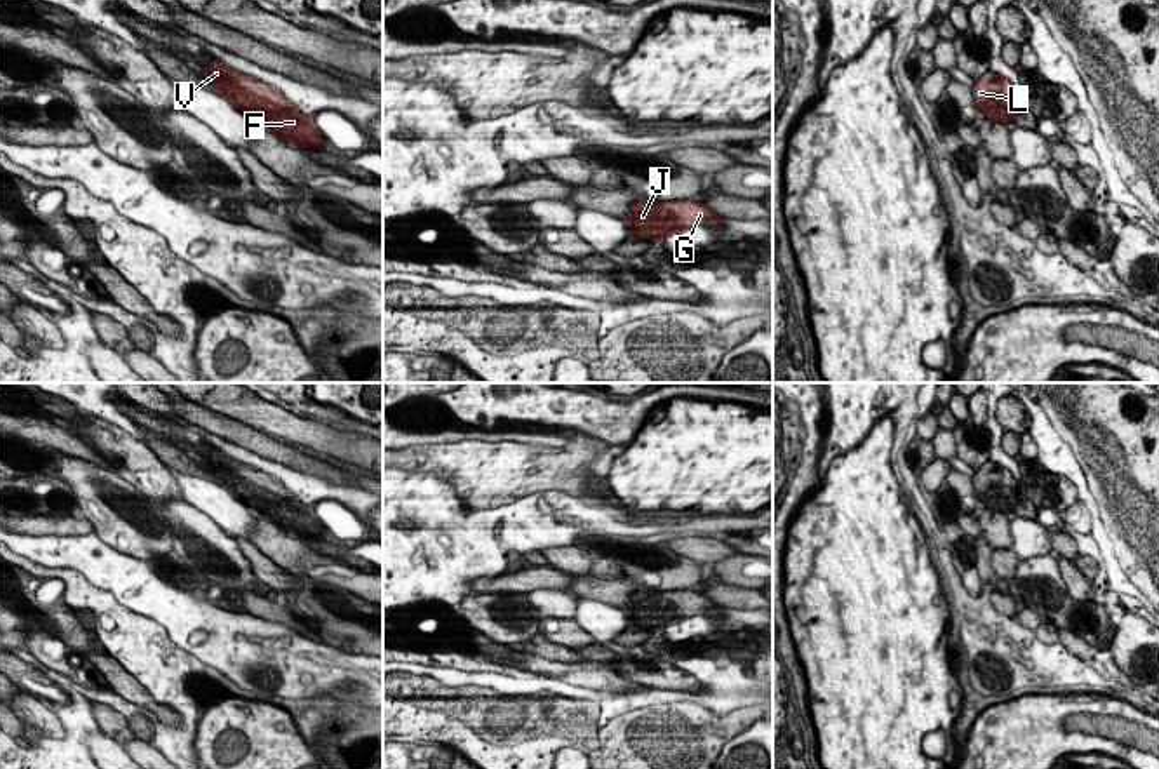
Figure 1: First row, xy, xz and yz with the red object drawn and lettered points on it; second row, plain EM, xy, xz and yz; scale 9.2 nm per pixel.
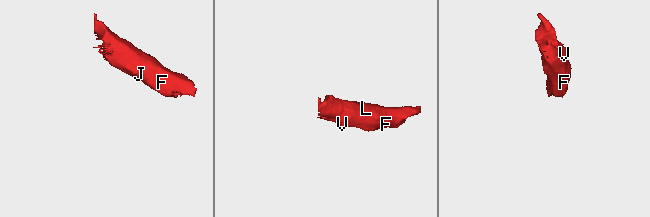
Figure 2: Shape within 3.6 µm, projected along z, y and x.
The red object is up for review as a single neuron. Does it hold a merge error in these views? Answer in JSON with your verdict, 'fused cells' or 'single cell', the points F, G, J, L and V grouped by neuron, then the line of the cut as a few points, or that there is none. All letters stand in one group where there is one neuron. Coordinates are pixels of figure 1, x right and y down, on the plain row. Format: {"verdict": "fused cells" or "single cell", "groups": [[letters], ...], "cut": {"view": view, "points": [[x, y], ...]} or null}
{"verdict": "single cell", "groups": [["F", "G", "J", "L", "V"]], "cut": null}

